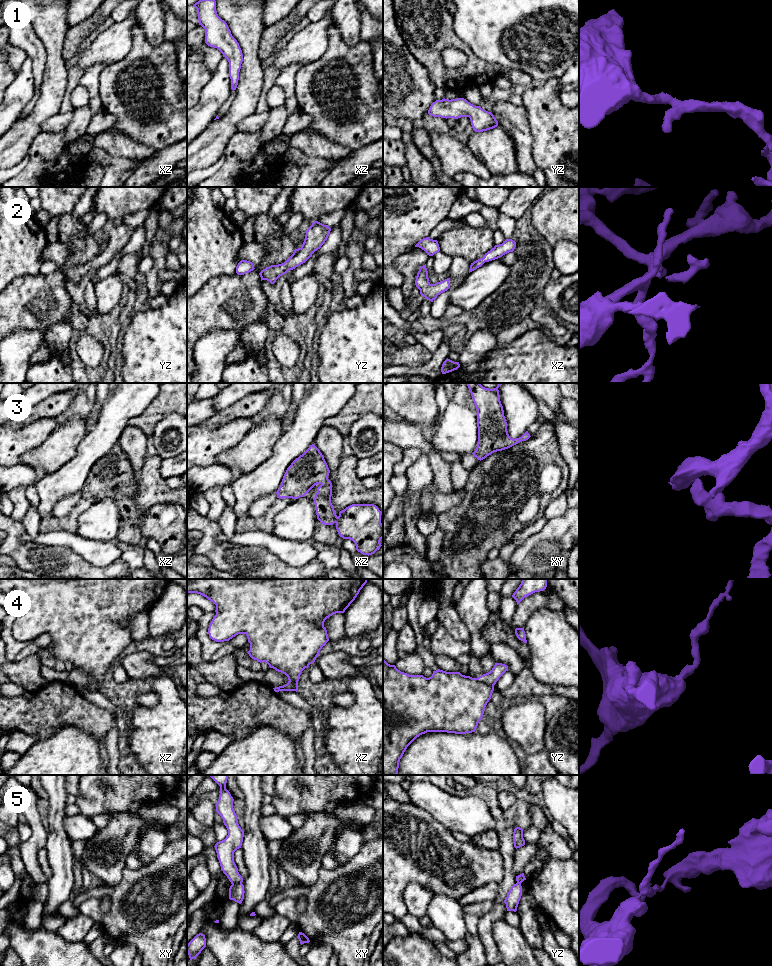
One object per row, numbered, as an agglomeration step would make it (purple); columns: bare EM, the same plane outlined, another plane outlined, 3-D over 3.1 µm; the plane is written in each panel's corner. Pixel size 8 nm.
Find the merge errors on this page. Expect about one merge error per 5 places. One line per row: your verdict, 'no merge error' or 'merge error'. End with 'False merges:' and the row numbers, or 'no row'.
1: no merge error
2: no merge error
3: no merge error
4: merge error
5: merge error
False merges: 4, 5

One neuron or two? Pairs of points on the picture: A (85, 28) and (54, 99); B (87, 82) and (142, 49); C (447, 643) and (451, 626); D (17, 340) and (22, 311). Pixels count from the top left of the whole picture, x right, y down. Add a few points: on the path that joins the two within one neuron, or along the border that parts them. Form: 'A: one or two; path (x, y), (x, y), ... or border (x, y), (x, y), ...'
A: two; border (65, 36), (63, 44), (63, 59), (65, 61)
B: two; border (106, 66), (99, 76), (99, 94), (97, 96)
C: two; border (439, 621), (455, 639), (469, 639)
D: two; border (10, 332), (15, 329), (39, 329), (42, 334)

